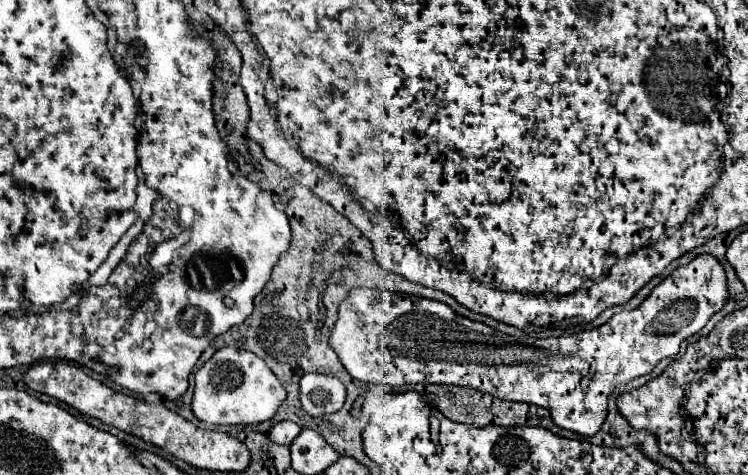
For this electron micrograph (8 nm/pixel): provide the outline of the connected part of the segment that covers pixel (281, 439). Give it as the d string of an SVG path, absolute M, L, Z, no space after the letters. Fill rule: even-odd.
M280 421L280 423L276 423L270 431L268 431L268 437L274 441L274 443L278 443L278 445L292 445L292 441L300 435L300 425L296 425L296 423L292 423L292 421Z

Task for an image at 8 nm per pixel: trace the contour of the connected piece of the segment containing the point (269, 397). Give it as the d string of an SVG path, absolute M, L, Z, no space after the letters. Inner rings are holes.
M224 347L196 371L192 411L200 421L212 425L250 425L272 419L284 399L286 389L258 355L236 347Z

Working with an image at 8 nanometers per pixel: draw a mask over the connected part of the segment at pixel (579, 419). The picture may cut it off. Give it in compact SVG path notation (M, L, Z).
M698 255L686 267L678 267L668 275L652 293L632 311L616 313L608 323L580 331L576 335L562 335L550 339L528 339L516 341L506 333L500 333L484 323L460 317L448 305L422 297L398 297L390 291L372 291L356 287L338 307L338 321L330 335L330 347L334 347L340 363L352 379L364 383L442 383L470 387L480 393L490 393L506 401L522 401L538 405L550 411L552 421L562 427L576 431L582 437L592 437L600 431L608 417L610 393L630 383L640 375L652 373L660 359L678 353L680 343L690 335L698 333L708 319L722 311L728 303L728 279L724 267L712 255Z

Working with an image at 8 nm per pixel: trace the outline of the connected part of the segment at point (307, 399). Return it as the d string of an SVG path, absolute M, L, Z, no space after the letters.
M306 373L300 379L300 401L310 417L336 413L346 401L346 387L336 377Z

